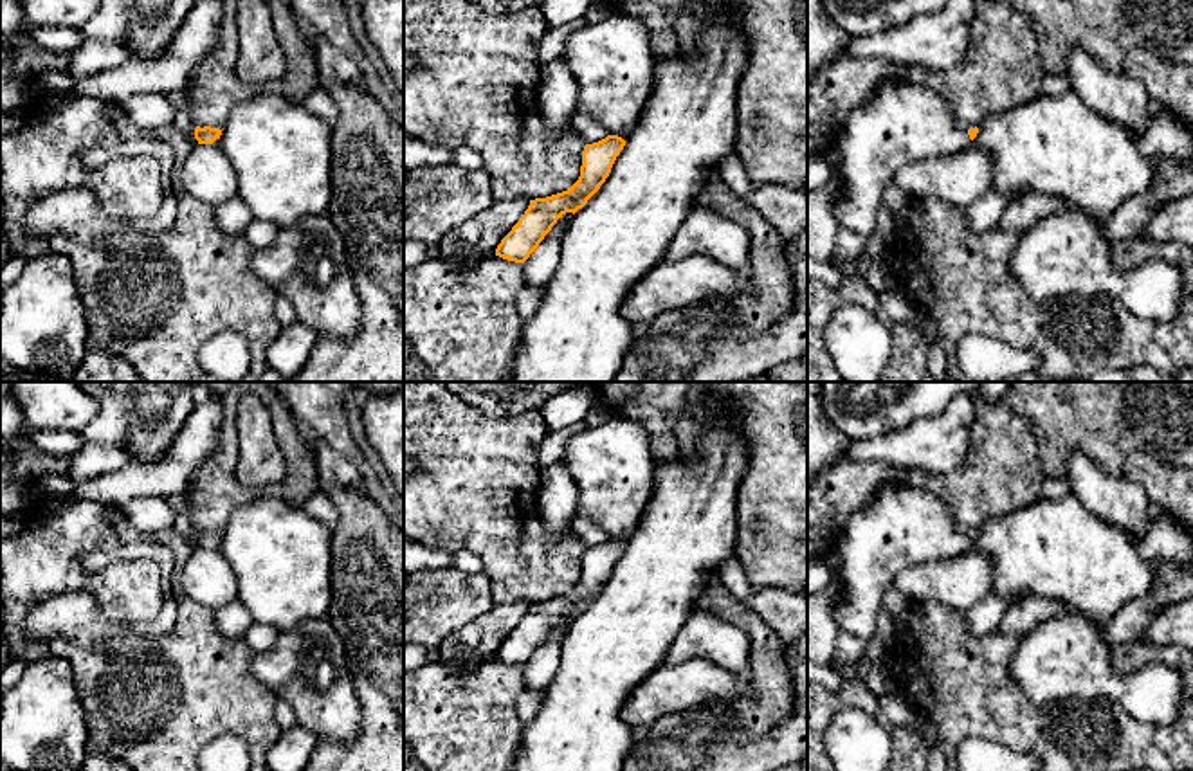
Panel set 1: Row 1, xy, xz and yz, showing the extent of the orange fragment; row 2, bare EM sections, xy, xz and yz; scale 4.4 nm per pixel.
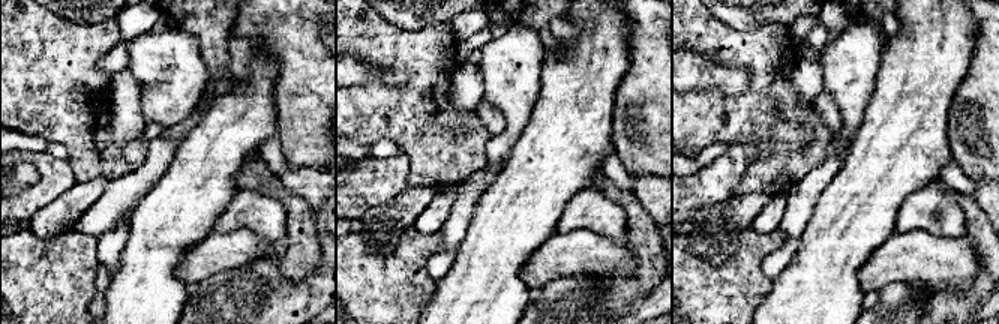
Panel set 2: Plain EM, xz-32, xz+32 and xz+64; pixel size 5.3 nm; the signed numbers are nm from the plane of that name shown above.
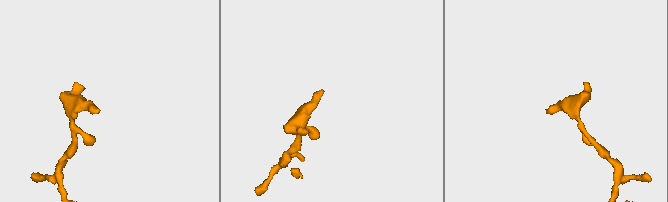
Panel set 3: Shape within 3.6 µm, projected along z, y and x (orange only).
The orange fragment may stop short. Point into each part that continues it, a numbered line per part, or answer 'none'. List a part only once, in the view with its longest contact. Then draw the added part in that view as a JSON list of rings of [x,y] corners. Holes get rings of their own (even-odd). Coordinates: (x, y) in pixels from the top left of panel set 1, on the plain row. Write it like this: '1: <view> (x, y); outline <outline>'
1: xz (611, 463); outline [[[611,416],[586,427],[564,445],[562,458],[577,485],[575,513],[598,524],[609,539],[627,540],[636,530],[654,486],[654,459],[642,423]]]

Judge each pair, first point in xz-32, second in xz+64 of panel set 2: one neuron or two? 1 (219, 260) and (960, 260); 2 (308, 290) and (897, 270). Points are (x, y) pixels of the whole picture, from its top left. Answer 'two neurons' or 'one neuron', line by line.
1: one neuron
2: two neurons

